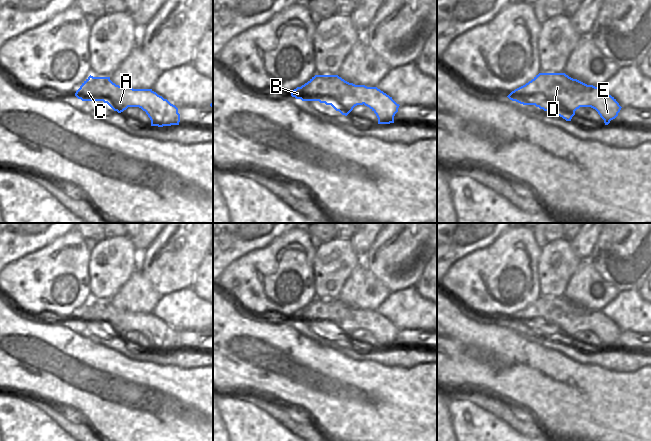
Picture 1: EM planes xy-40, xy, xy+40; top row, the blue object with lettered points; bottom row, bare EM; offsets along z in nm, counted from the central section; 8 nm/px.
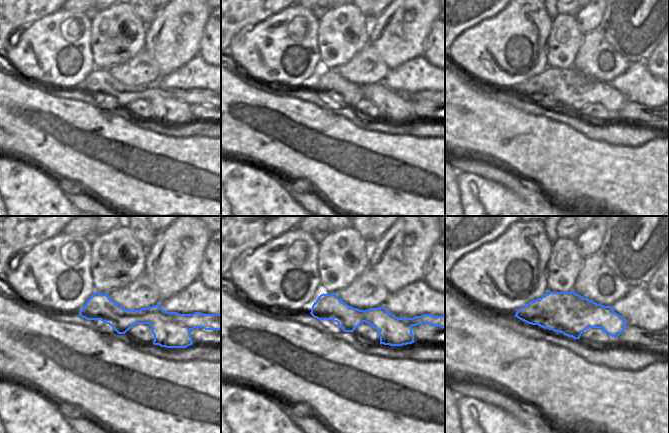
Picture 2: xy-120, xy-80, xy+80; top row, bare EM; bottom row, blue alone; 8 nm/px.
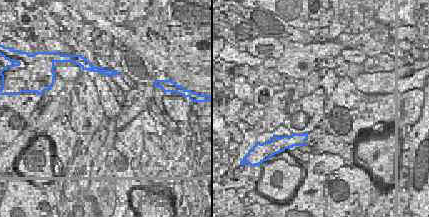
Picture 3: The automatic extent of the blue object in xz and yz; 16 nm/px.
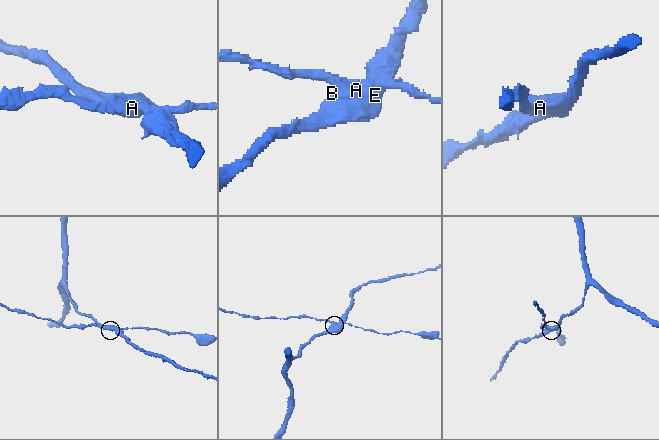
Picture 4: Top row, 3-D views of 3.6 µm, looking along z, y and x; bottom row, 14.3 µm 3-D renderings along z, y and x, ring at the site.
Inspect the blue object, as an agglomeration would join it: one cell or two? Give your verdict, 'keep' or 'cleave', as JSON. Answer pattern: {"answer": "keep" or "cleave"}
{"answer": "cleave"}

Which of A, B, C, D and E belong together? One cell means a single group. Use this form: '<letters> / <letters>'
A B C D / E

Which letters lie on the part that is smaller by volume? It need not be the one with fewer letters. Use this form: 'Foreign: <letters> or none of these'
Foreign: A, B, C, D

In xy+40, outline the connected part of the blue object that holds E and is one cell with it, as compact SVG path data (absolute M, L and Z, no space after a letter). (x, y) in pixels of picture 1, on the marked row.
M574 79L574 84L571 87L567 87L571 93L583 93L585 96L583 101L588 101L587 105L576 106L573 109L569 109L561 103L549 103L547 101L541 102L539 99L535 102L532 97L525 97L523 93L510 93L507 97L523 105L535 105L548 113L554 113L566 121L571 121L575 115L575 111L580 107L591 107L595 109L600 117L604 120L605 125L608 125L611 120L618 116L616 108L618 102L614 97L609 95L602 87L595 87L593 85L587 85L577 79Z

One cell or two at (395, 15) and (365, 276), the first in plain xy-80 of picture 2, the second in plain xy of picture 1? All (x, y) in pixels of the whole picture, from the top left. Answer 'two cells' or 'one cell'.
two cells

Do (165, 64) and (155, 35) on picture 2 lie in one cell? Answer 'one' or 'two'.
one

